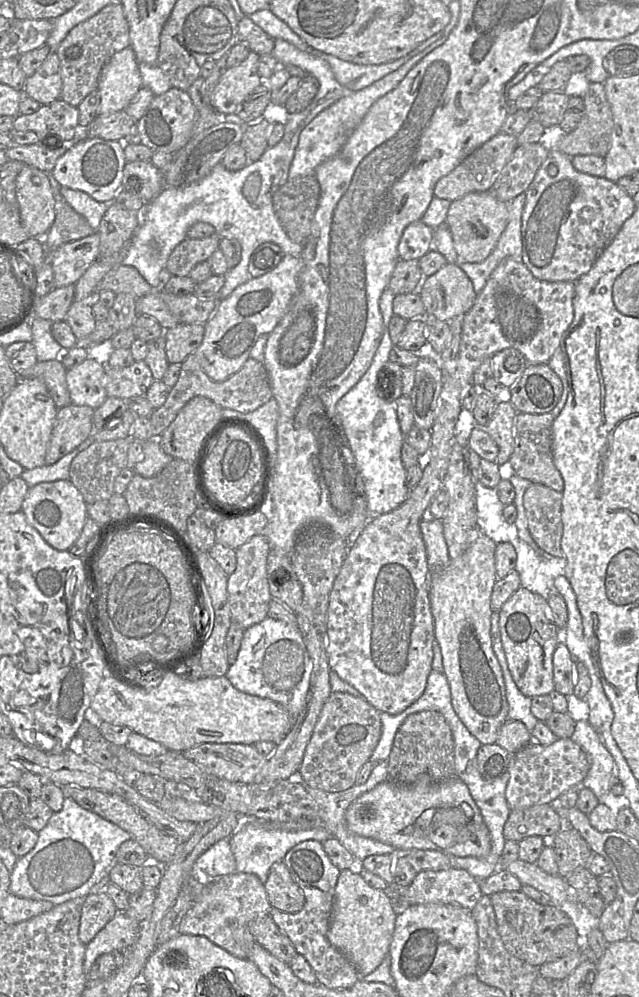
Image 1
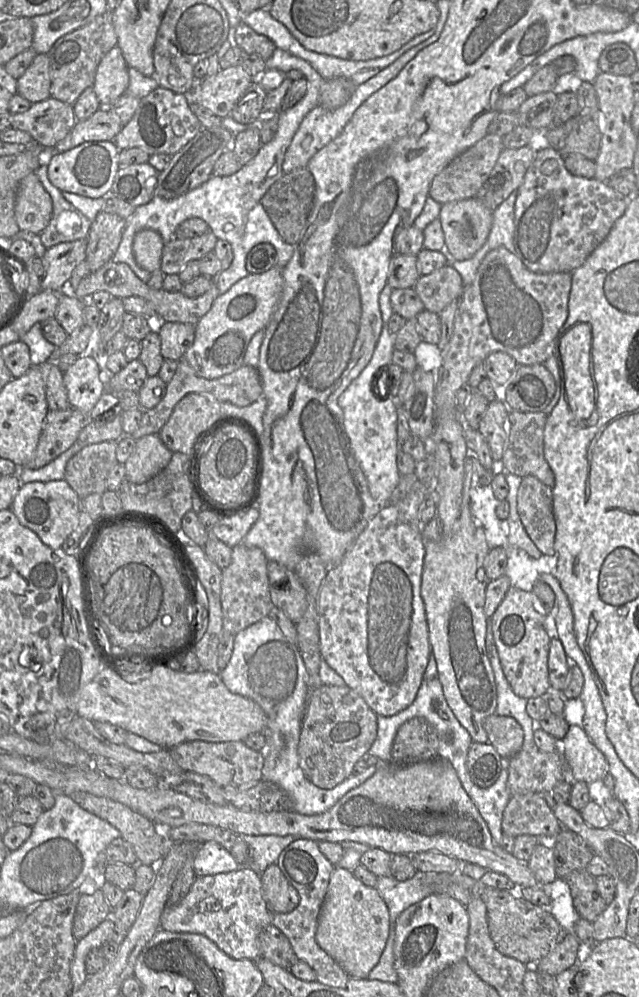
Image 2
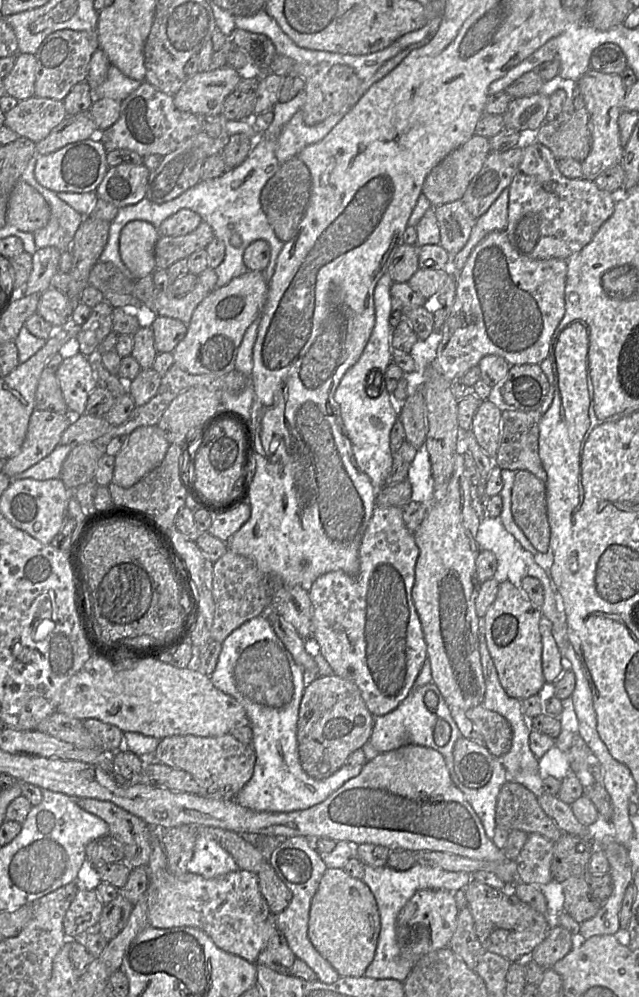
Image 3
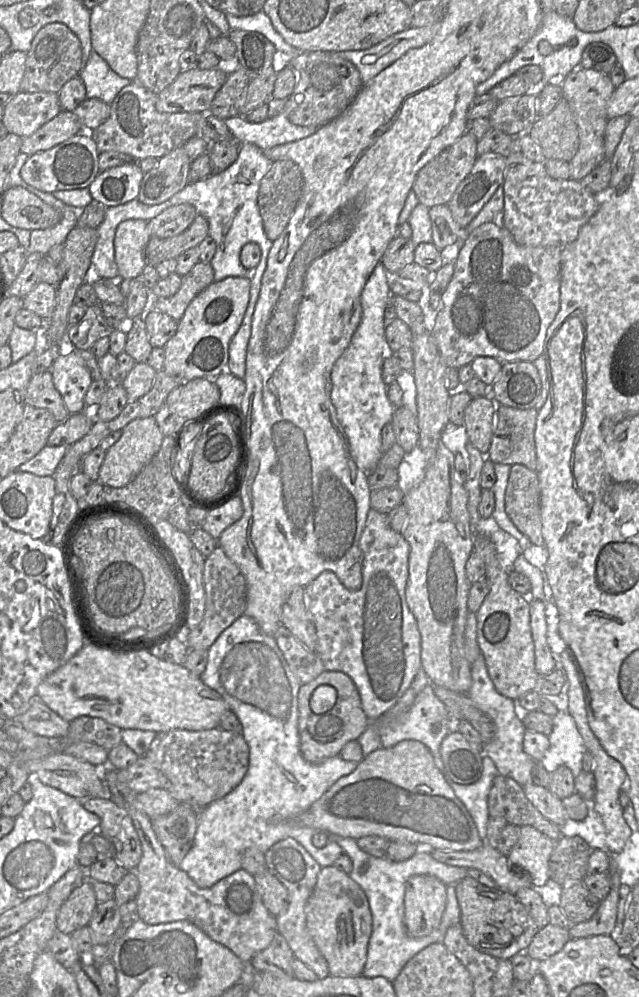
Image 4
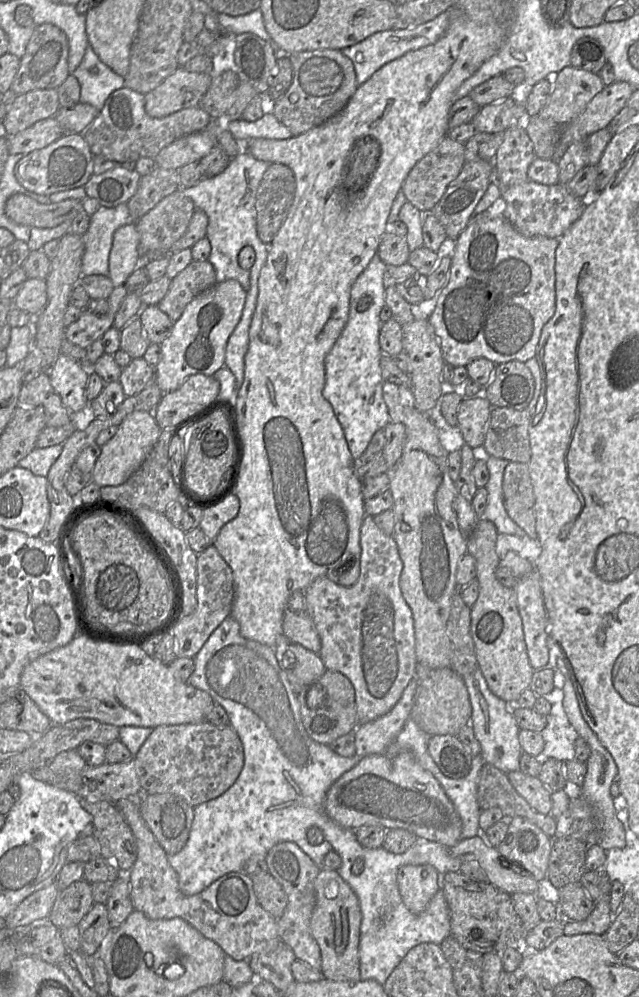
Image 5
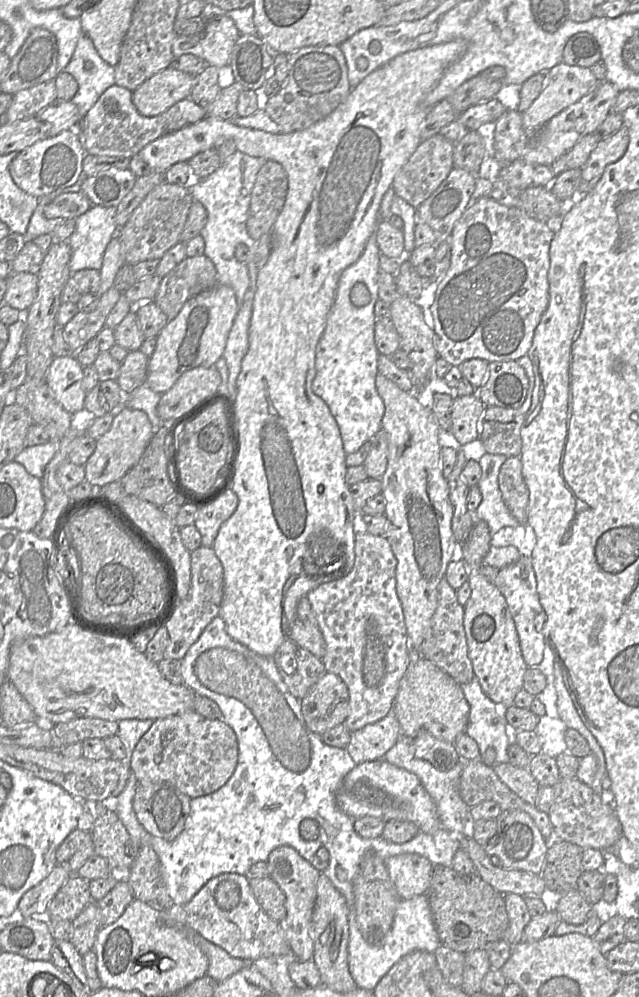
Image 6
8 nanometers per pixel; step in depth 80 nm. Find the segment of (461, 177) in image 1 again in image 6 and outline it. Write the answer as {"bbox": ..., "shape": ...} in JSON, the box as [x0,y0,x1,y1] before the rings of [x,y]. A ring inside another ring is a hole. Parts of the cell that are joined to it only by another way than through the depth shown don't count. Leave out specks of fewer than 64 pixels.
{"bbox":[391,134,454,209],"shape":[[[439,134],[422,141],[406,164],[395,176],[391,189],[415,209],[446,179],[453,166],[454,143]]]}

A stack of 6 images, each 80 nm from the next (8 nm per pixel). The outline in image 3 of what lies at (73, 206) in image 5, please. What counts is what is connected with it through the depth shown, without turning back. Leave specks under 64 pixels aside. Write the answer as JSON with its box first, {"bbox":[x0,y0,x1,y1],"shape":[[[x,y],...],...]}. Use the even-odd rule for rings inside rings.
{"bbox":[6,179,50,233],"shape":[[[20,179],[9,196],[6,211],[7,223],[21,231],[33,233],[44,228],[50,216],[50,207],[44,197]]]}

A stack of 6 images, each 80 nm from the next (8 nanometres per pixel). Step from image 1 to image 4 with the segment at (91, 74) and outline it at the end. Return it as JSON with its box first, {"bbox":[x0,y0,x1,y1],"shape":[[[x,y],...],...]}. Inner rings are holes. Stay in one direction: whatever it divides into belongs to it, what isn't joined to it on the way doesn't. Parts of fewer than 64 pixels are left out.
{"bbox":[21,22,83,94],"shape":[[[55,22],[43,26],[31,42],[26,52],[25,71],[21,91],[54,92],[58,94],[63,85],[71,78],[78,76],[83,68],[83,52],[78,37],[66,25]]]}

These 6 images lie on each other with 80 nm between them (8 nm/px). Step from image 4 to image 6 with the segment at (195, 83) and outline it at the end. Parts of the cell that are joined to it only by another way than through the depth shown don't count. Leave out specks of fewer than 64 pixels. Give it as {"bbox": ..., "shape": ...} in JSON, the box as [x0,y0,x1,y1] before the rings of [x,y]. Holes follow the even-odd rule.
{"bbox":[132,66,195,116],"shape":[[[171,66],[133,90],[132,101],[141,115],[157,116],[177,102],[189,98],[195,83],[195,76]]]}

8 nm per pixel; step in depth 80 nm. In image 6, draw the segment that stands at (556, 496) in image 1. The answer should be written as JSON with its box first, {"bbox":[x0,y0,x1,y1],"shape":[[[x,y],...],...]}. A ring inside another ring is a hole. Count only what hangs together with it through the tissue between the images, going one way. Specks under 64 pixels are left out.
{"bbox":[498,456,529,524],"shape":[[[519,456],[509,457],[502,464],[498,475],[498,485],[511,514],[520,524],[526,524],[529,491],[523,478]]]}

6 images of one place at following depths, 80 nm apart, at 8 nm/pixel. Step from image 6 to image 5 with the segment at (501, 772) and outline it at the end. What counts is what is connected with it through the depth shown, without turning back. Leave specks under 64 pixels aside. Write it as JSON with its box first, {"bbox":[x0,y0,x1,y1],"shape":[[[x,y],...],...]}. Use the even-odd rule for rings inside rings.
{"bbox":[506,770,552,815],"shape":[[[521,770],[506,773],[515,790],[537,812],[548,815],[552,809],[551,793],[538,777],[529,776]]]}

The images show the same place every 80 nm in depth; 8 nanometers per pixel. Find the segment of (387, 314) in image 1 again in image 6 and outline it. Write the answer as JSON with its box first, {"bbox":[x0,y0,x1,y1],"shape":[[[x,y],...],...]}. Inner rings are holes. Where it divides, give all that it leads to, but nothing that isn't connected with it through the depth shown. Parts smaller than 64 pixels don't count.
{"bbox":[312,231,385,454],"shape":[[[374,231],[358,260],[342,272],[334,303],[327,317],[325,330],[316,347],[316,375],[312,382],[312,390],[329,407],[339,427],[346,454],[357,452],[366,441],[382,429],[381,423],[385,407],[375,385],[379,352],[374,340],[376,321],[374,306],[379,299],[379,272],[379,248],[376,243],[376,231]]]}

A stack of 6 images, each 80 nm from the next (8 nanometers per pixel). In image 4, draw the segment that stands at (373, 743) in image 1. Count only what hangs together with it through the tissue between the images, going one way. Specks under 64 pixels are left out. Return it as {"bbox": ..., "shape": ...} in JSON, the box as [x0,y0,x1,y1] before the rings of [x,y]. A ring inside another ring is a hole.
{"bbox":[298,670,372,764],"shape":[[[325,670],[314,680],[301,685],[298,693],[298,712],[300,751],[303,758],[312,764],[320,764],[331,757],[339,756],[343,747],[349,741],[358,740],[372,723],[362,708],[356,685],[349,676],[339,671]],[[322,685],[335,689],[336,703],[326,713],[315,714],[310,707],[310,698],[314,690]]]}

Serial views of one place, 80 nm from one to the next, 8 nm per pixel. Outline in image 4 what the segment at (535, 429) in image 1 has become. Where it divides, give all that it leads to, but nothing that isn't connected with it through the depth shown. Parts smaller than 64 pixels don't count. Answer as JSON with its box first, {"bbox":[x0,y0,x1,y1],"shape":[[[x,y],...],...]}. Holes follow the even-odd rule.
{"bbox":[486,405,537,471],"shape":[[[496,405],[495,422],[486,459],[494,463],[522,464],[537,471],[534,439],[537,409]]]}

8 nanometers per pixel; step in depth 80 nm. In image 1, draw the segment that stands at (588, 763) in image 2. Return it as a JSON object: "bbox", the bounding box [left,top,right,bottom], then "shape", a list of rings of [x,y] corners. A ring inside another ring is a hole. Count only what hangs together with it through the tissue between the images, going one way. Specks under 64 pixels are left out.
{"bbox":[570,720,617,797],"shape":[[[587,720],[577,721],[570,739],[585,752],[590,764],[589,770],[582,781],[582,786],[589,788],[597,797],[610,792],[610,781],[612,776],[617,776],[617,768],[597,732]]]}

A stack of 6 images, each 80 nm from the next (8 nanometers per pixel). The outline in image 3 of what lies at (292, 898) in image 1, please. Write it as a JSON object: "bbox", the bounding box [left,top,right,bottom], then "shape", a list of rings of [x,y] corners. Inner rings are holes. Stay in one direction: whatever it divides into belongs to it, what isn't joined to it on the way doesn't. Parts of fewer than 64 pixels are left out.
{"bbox":[257,862,292,915],"shape":[[[267,862],[257,876],[260,893],[270,911],[275,915],[285,911],[291,902],[292,892],[277,876],[274,868]]]}

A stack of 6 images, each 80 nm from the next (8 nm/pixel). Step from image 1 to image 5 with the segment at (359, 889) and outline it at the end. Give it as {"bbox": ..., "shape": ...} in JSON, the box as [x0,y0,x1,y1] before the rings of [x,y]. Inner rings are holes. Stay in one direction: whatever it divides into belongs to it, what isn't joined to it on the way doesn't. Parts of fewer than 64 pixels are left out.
{"bbox":[310,868,362,981],"shape":[[[321,868],[315,881],[315,907],[310,920],[311,934],[321,953],[321,973],[333,981],[360,980],[359,940],[362,913],[353,889],[335,870]]]}

